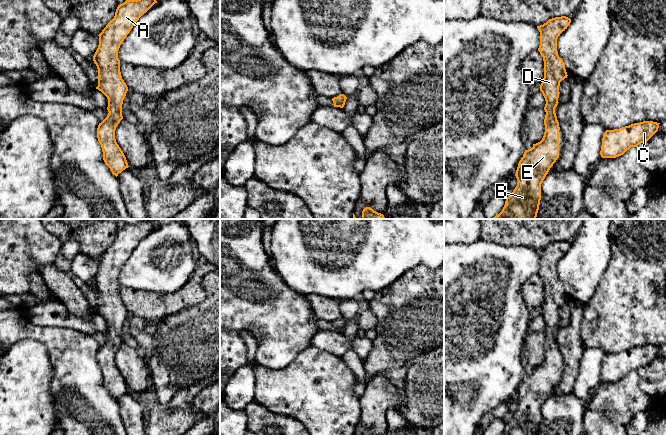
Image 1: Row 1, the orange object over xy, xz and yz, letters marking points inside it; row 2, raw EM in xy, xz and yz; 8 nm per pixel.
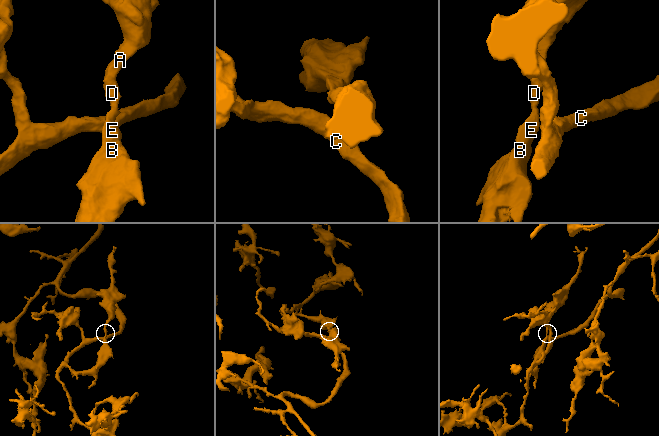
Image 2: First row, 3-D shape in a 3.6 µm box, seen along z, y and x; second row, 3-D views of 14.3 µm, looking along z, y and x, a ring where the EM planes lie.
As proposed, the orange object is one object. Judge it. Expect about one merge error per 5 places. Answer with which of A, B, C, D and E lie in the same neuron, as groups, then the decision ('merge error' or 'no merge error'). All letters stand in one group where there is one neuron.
groups A B C D E; no merge error

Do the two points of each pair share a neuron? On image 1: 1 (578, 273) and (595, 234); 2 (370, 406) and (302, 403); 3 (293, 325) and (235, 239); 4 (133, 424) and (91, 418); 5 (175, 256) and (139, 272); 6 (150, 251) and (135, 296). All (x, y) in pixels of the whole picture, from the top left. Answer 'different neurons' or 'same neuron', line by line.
1: same neuron
2: different neurons
3: same neuron
4: different neurons
5: same neuron
6: different neurons

